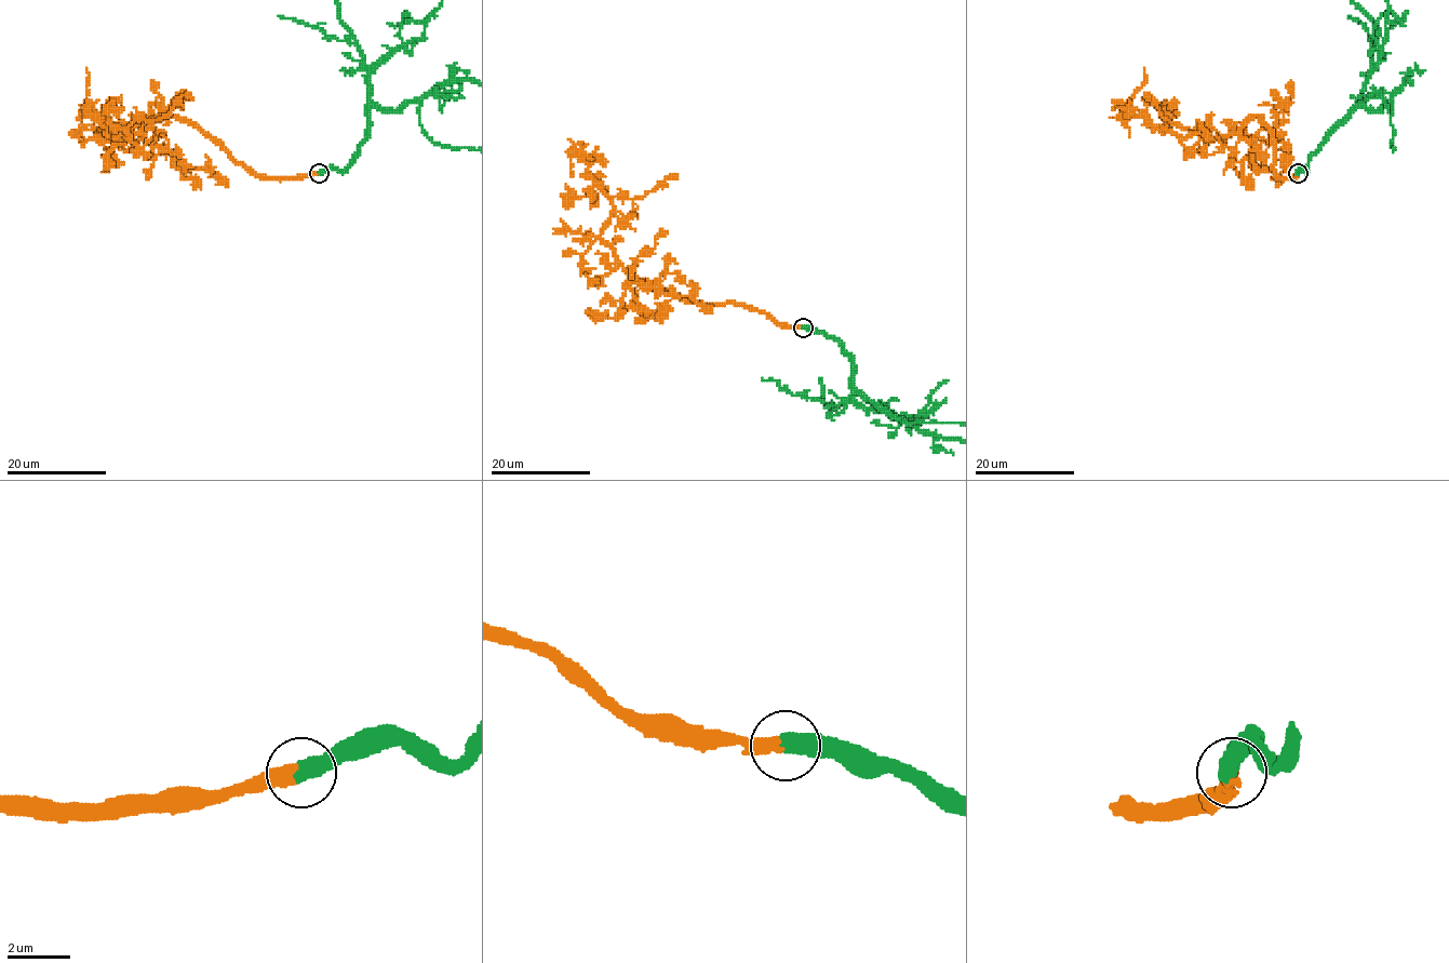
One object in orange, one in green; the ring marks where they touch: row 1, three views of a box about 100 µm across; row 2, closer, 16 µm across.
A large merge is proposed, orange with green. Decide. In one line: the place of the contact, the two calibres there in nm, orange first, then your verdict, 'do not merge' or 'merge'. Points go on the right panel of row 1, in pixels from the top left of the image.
(1298, 173) | 420/550 nm | merge

